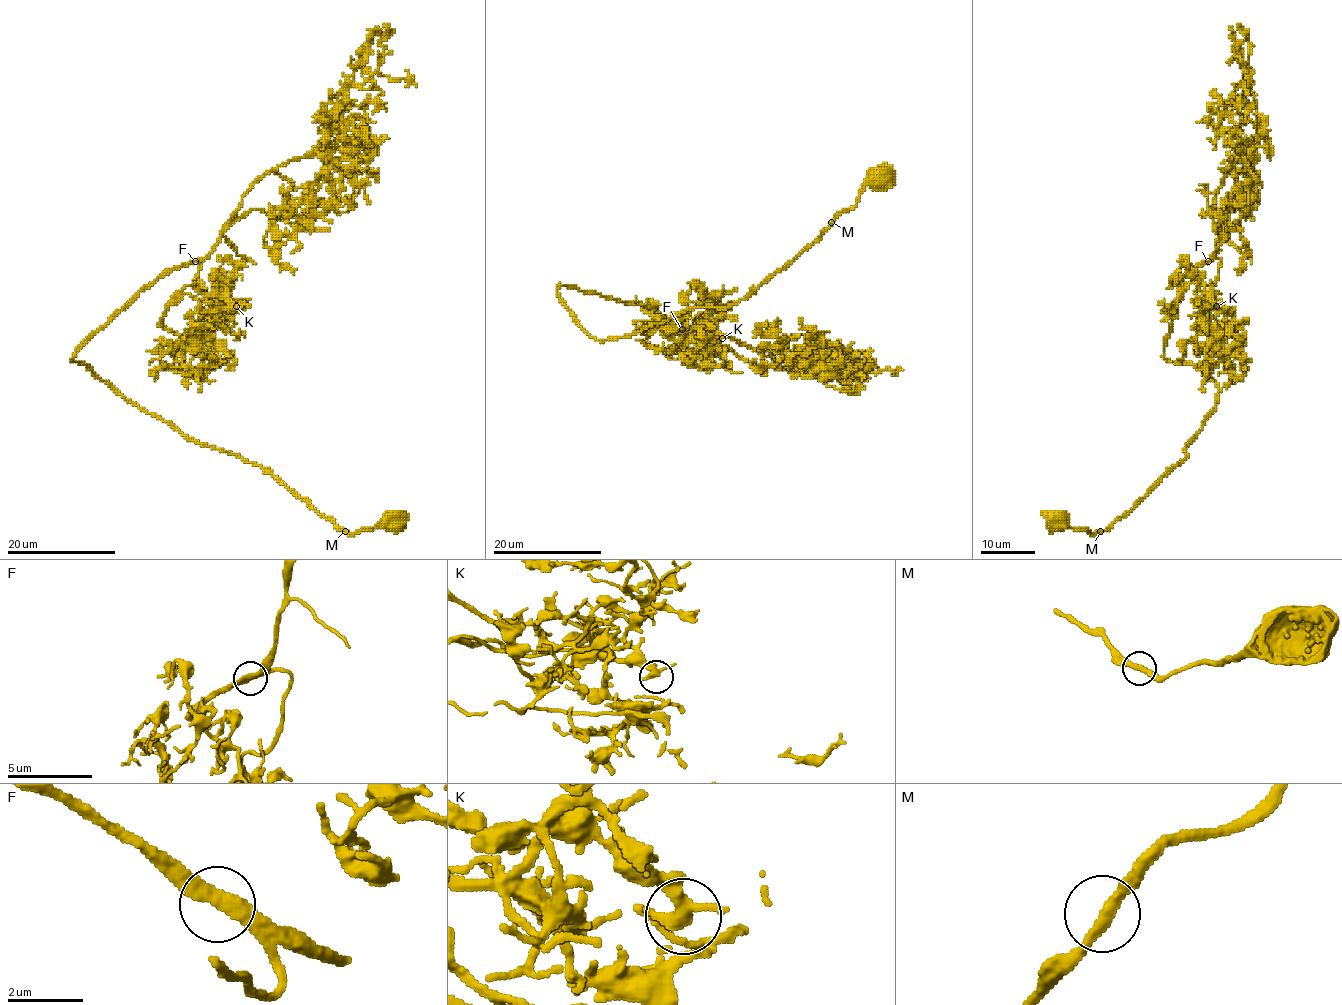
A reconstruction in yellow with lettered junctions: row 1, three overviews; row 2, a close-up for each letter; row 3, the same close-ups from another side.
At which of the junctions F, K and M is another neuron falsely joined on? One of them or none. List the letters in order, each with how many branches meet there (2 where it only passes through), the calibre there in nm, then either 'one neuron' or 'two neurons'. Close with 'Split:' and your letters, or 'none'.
F: 2 branches meet; 340 nm thick; one neuron
K: 2 branches meet; 340 nm thick; one neuron
M: 2 branches meet; 300 nm thick; one neuron
Split: none

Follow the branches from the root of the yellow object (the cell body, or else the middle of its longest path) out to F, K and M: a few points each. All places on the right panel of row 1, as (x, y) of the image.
F: (1061, 522), (1105, 531), (1186, 458), (1215, 409), (1218, 385), (1164, 357), (1181, 282), (1208, 261)
K: (1061, 522), (1105, 531), (1186, 458), (1219, 388), (1169, 361), (1164, 340), (1181, 282), (1213, 259), (1216, 306)
M: (1061, 522), (1065, 522), (1062, 524), (1066, 527), (1087, 528), (1092, 534), (1100, 531)

